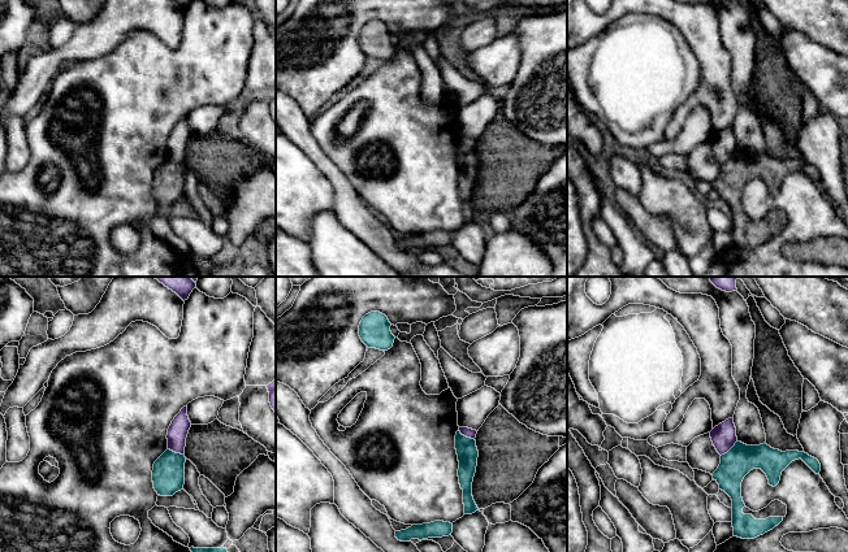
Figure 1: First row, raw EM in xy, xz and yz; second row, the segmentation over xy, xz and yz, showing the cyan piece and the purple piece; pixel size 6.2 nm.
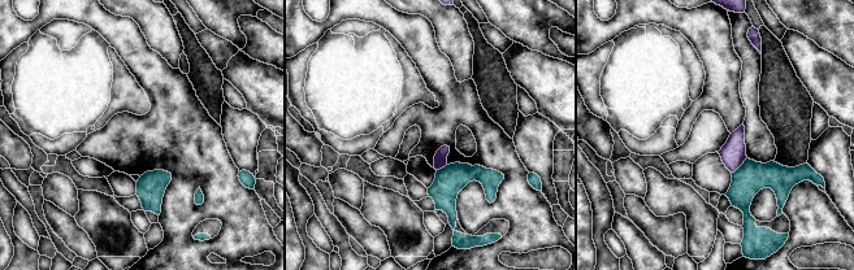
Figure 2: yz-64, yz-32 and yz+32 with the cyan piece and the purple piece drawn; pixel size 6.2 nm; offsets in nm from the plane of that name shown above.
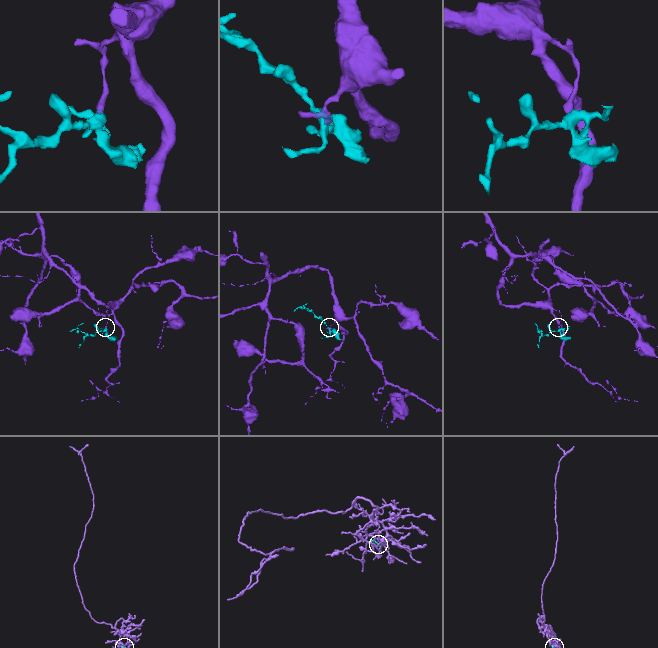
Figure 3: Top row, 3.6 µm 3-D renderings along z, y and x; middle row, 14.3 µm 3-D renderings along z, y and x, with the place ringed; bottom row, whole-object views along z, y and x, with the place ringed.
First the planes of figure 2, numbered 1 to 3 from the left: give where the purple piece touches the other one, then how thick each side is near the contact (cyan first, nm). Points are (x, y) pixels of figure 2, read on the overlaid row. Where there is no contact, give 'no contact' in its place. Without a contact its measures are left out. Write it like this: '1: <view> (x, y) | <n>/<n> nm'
1: no contact
2: yz-32 (442, 168) | 180/80 nm
3: yz+32 (741, 165) | 200/160 nm

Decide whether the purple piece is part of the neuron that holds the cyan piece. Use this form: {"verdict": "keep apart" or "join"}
{"verdict": "keep apart"}

